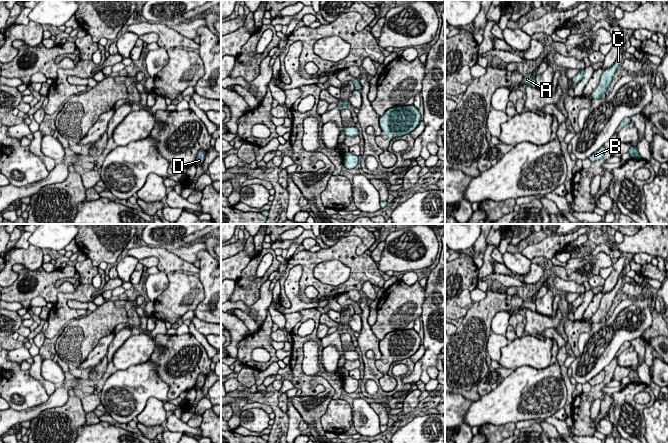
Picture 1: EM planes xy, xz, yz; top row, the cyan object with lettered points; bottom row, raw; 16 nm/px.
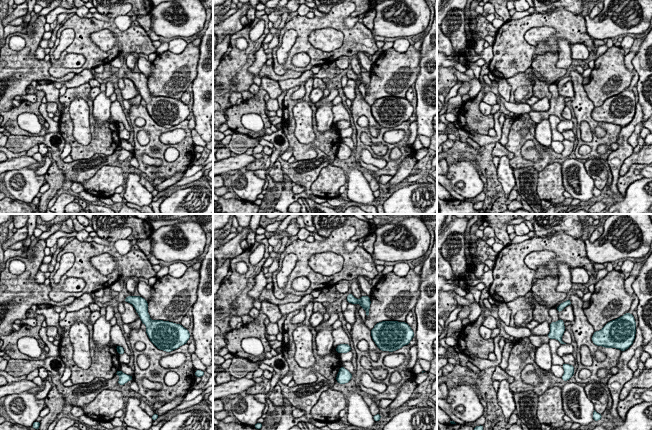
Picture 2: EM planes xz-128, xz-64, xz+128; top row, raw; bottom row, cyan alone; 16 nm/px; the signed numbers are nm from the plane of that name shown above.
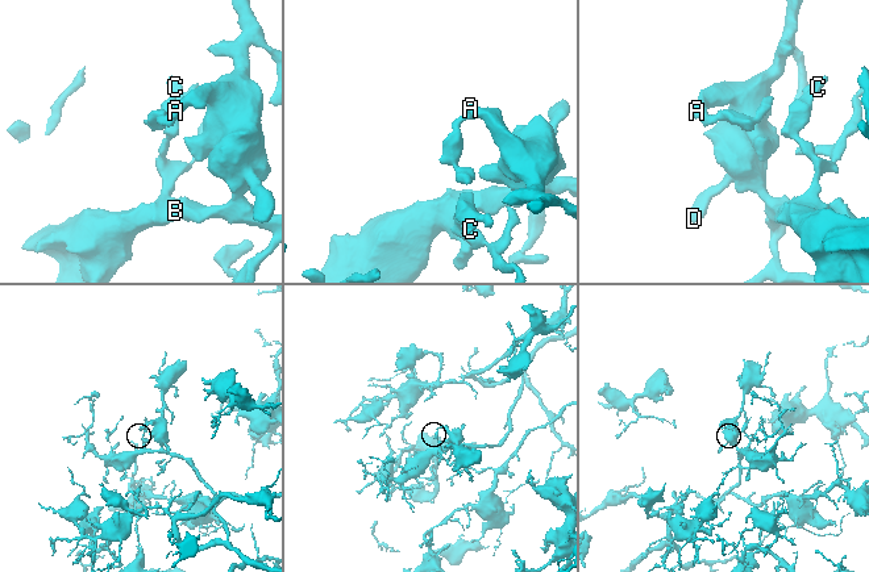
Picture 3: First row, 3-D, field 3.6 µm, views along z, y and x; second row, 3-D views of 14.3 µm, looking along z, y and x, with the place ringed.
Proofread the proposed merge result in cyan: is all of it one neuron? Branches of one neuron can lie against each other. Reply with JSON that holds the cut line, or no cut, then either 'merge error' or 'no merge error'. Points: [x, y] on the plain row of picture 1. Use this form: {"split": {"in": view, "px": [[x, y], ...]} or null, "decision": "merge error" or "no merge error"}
{"split": null, "decision": "no merge error"}

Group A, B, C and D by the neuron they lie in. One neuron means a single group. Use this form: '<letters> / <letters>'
A B C D

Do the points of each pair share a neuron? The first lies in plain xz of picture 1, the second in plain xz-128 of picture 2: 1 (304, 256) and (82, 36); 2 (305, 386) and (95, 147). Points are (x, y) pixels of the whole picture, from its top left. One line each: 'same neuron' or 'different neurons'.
1: same neuron
2: same neuron

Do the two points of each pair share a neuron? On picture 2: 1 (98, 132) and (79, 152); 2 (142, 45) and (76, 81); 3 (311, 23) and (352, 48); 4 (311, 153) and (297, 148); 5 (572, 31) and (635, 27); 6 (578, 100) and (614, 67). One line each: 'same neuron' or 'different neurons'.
1: same neuron
2: different neurons
3: same neuron
4: same neuron
5: different neurons
6: different neurons

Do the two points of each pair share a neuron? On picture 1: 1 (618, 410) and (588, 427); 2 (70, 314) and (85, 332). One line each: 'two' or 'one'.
1: two
2: two

